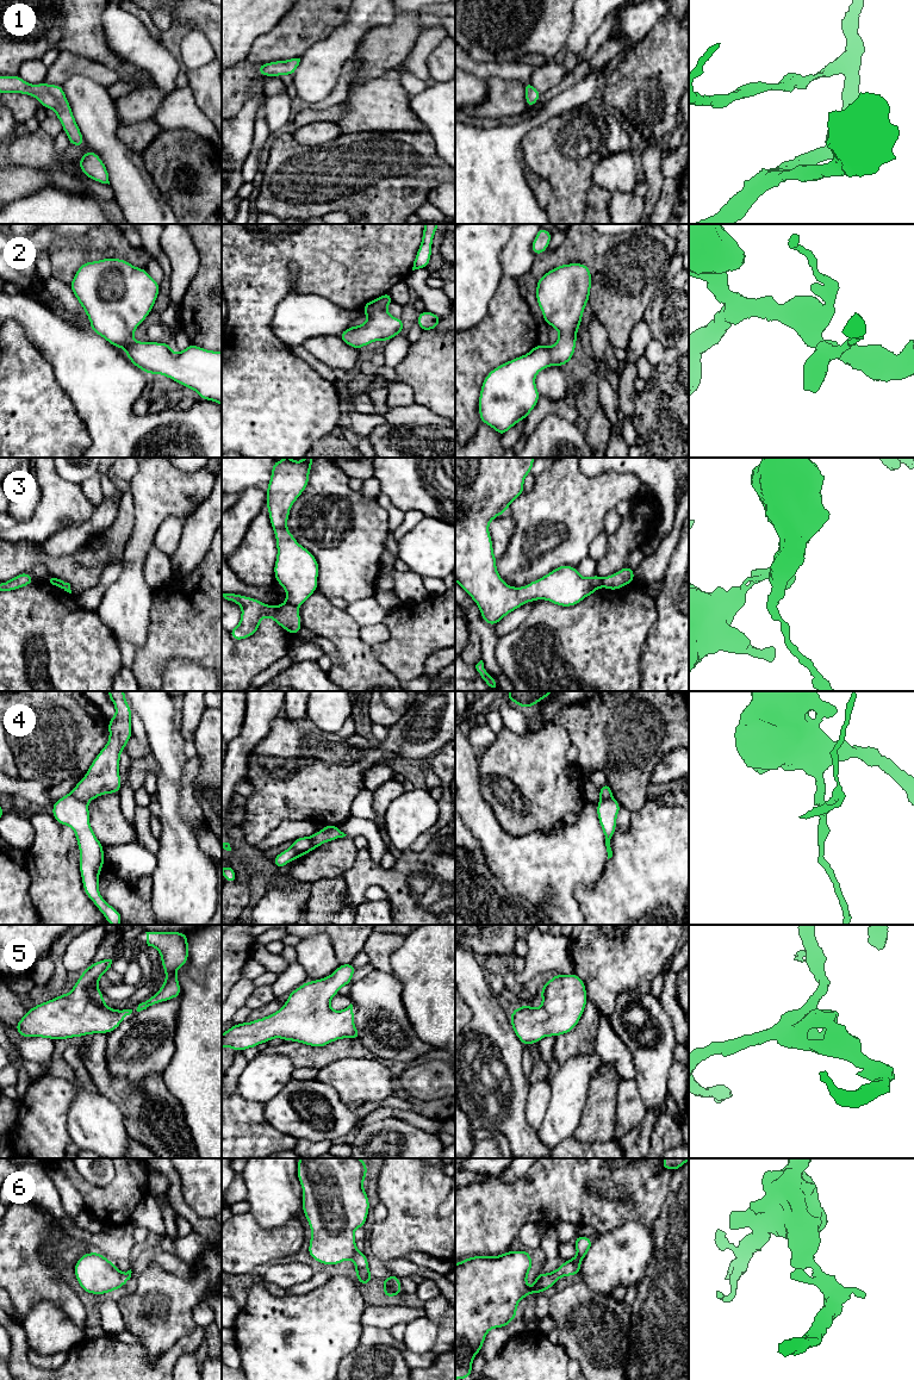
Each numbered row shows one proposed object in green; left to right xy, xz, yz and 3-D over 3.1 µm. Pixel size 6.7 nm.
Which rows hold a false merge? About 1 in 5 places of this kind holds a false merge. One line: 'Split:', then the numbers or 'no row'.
Split: 3, 4

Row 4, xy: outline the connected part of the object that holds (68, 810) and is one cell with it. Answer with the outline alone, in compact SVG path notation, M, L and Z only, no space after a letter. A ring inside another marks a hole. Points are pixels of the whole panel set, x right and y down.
M69 792L52 804L52 816L58 823L69 826L75 832L80 850L80 874L86 895L104 914L107 922L119 925L123 921L120 913L99 893L99 875L105 856L102 844L89 825L88 804Z

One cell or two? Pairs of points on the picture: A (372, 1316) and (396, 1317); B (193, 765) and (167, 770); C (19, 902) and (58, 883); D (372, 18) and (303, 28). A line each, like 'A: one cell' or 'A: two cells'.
A: one cell
B: two cells
C: two cells
D: two cells

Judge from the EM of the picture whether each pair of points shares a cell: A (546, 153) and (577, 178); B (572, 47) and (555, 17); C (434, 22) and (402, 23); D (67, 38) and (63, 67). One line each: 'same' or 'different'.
A: same
B: different
C: different
D: different

